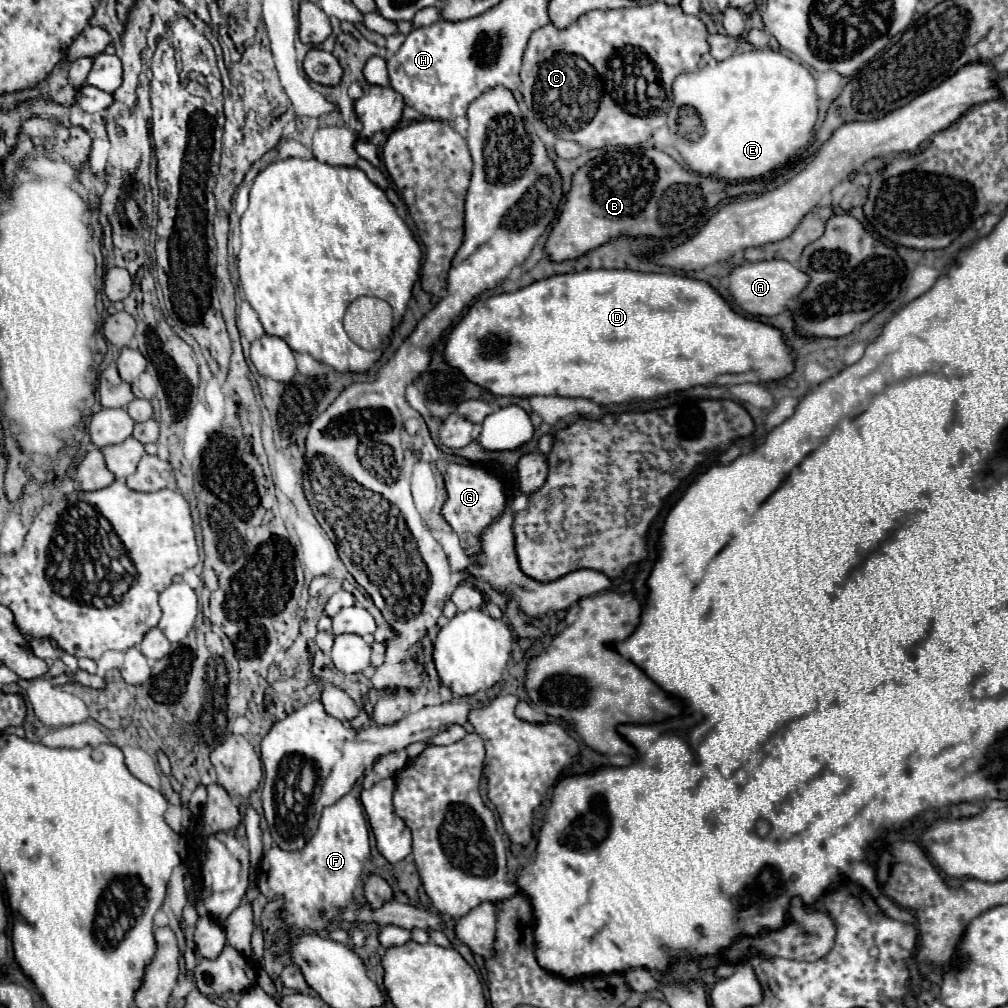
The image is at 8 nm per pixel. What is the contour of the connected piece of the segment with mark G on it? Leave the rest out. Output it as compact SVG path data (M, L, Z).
M448 464L444 482L448 490L448 500L442 508L442 514L448 520L448 524L458 532L464 552L468 556L476 556L480 550L478 546L480 530L484 530L490 522L494 522L506 506L504 486L492 472L476 466L464 466L464 464Z

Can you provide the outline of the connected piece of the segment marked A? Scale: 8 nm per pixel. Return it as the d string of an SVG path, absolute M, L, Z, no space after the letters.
M780 258L762 260L762 262L748 262L744 266L734 268L734 272L730 274L730 292L734 296L737 309L753 317L768 318L784 312L788 308L788 302L792 302L806 286L808 286L808 276L804 276L804 272L800 272L798 266L790 264L788 260L780 260Z

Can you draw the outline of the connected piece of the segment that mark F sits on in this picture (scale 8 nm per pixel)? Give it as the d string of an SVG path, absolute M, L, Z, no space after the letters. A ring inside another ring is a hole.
M352 794L342 796L336 804L322 810L316 834L300 852L288 852L272 846L258 866L258 888L268 884L268 890L280 890L284 906L280 920L286 928L298 930L326 930L332 912L348 908L354 902L354 890L362 876L362 866L370 858L370 836L362 804ZM324 912L324 916L320 916Z

